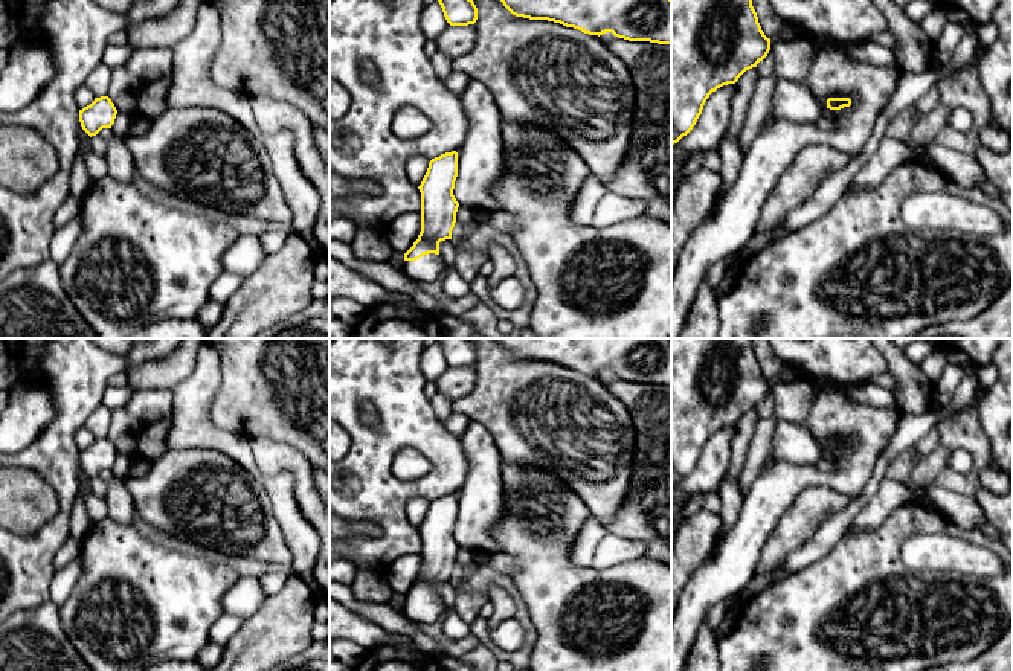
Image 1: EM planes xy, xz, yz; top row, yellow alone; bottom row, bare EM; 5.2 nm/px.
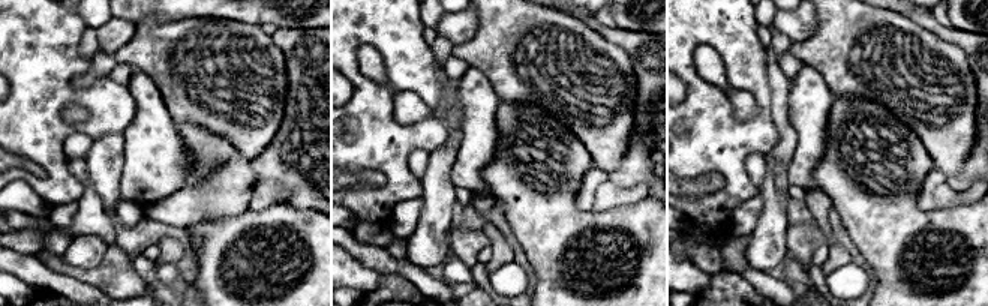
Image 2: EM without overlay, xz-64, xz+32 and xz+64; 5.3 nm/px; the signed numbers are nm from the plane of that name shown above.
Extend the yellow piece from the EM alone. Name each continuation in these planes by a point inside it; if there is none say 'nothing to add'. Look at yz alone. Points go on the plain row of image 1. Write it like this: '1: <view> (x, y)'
nothing to add

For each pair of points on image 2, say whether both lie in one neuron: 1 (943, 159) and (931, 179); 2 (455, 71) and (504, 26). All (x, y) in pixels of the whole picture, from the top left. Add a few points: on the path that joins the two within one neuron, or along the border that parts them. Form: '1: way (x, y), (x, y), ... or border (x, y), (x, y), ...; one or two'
1: border (936, 168), (948, 177); two
2: border (452, 53), (470, 65); two

